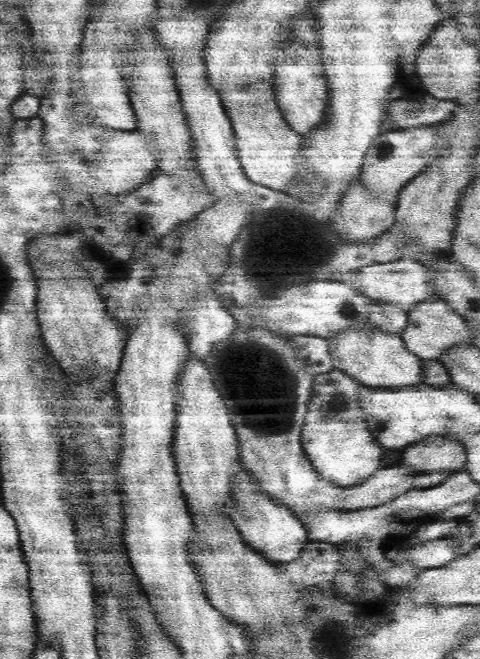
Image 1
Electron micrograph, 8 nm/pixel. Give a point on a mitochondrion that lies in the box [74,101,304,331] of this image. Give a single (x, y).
(279, 219)

